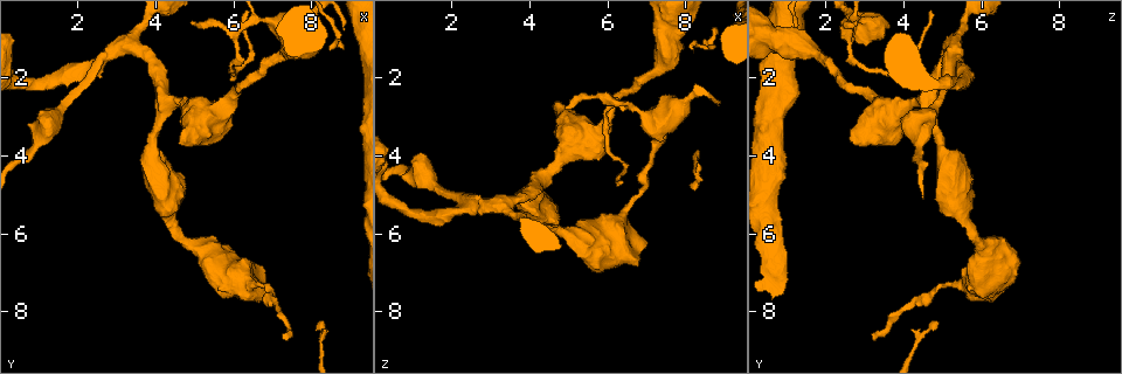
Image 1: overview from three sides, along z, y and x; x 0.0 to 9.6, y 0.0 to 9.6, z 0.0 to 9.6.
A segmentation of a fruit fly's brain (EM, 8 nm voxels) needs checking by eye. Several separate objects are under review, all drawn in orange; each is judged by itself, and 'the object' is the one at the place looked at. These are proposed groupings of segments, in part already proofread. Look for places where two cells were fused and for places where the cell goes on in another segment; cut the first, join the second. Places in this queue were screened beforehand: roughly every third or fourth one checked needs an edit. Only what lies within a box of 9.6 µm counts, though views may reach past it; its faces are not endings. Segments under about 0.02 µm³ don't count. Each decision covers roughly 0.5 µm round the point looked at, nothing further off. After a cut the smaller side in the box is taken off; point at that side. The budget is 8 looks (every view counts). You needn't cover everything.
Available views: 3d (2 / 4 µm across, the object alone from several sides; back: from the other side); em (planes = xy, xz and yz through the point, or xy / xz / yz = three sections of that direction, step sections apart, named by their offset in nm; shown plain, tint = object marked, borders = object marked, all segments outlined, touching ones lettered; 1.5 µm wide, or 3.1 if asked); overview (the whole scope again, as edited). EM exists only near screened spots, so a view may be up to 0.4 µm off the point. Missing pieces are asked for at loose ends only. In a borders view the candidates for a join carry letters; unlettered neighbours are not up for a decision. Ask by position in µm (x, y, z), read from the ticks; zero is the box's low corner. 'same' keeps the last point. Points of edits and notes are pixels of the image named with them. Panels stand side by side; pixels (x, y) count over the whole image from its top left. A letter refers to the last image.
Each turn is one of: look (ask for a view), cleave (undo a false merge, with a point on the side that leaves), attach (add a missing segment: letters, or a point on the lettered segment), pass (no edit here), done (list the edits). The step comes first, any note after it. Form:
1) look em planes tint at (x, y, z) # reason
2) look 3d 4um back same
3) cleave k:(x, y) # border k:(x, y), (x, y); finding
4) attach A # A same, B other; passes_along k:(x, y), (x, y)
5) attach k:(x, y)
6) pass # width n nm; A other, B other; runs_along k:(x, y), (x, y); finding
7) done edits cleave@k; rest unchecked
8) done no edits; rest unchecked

look em planes borders at (6.70, 7.35, 5.10) # thick turns thin

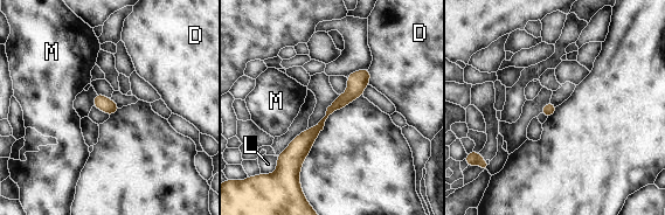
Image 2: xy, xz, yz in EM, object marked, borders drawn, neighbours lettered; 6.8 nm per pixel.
pass # longest_contact D 110 nm; D other, L other, M other; runs_along 2:(366, 71), (302, 144), (296, 170); one cell here

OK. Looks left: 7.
look 3d 4um back at (7.20, 8.75, 3.20) # tapers out

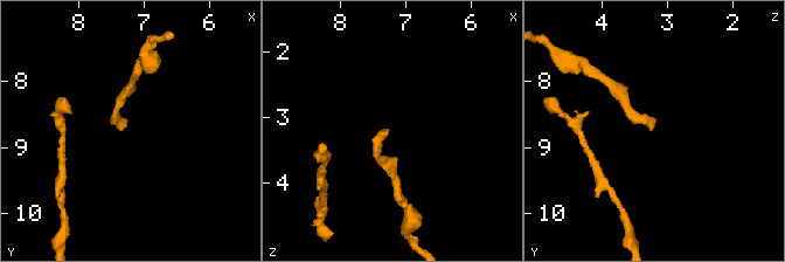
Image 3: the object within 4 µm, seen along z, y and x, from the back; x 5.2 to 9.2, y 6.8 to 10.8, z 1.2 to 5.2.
look em xy step 4 tint at (7.30, 8.75, 3.15) # need the tissue

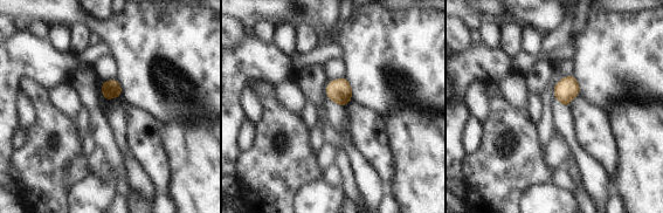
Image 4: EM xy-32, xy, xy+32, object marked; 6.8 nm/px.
look em planes borders same # cut it another way

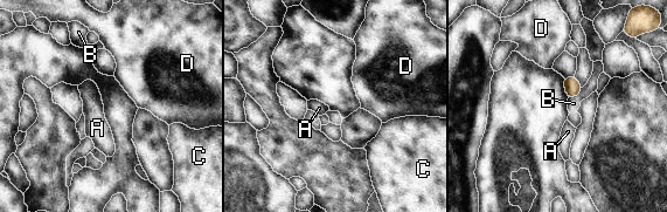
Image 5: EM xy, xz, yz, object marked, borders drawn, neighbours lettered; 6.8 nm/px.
pass # A other, B other, C other, D other; border 5:(583, 87), (576, 96), (568, 98); no lettered segment goes on from it

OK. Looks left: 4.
look em xy step 8 borders at (7.25, 1.45, 1.80) # sudden change in width

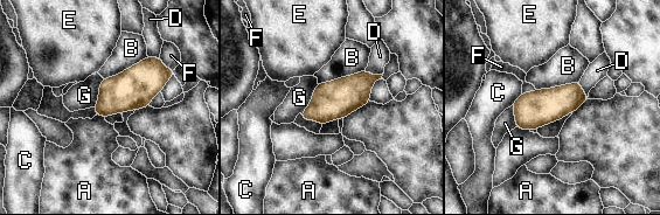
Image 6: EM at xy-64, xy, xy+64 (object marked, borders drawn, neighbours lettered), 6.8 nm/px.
look em planes borders same # another direction

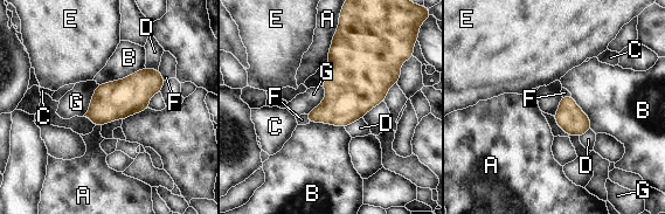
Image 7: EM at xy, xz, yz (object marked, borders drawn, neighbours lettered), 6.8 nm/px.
pass # A other, B other, C other, D other, E other, F other, G other; border 7:(98, 84), (89, 109), (82, 116); all the same cell

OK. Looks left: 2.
done no edits; rest unchecked

